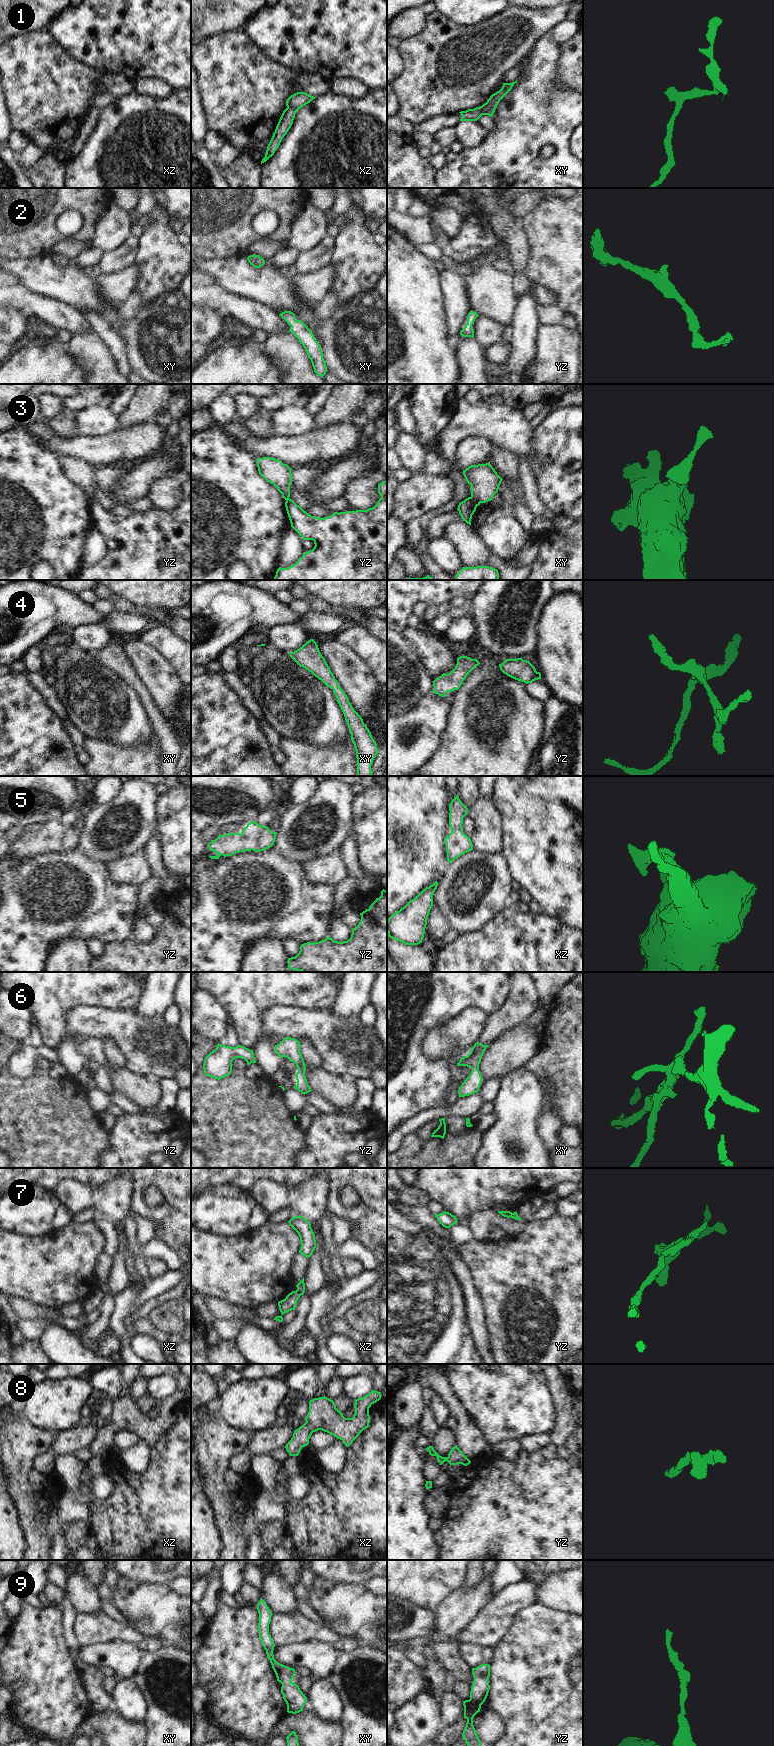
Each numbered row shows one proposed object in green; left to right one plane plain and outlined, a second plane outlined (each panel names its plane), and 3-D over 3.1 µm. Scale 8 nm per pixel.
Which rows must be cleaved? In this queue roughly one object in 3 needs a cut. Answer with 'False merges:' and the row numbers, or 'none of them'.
False merges: 1, 3, 7

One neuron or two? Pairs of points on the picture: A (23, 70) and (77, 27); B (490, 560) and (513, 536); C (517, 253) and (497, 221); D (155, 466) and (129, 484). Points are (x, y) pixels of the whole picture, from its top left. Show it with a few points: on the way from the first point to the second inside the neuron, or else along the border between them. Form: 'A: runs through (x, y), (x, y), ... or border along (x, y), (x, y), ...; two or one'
A: border along (46, 29), (75, 59); two
B: border along (479, 538), (494, 555), (506, 562); two
C: runs through (517, 245), (516, 240), (505, 229); one
D: runs through (149, 470), (135, 483); one

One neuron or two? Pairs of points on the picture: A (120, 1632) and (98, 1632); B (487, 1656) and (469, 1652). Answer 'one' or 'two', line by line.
A: one
B: one

